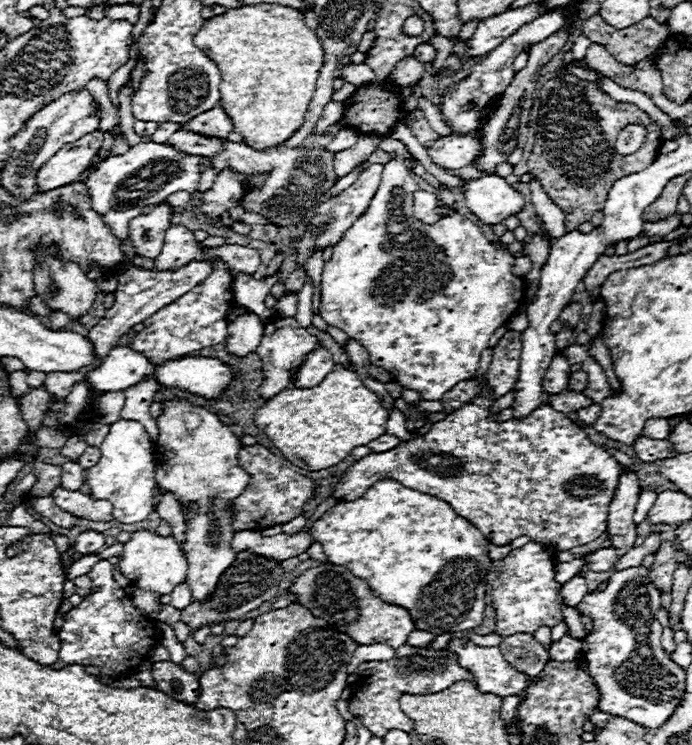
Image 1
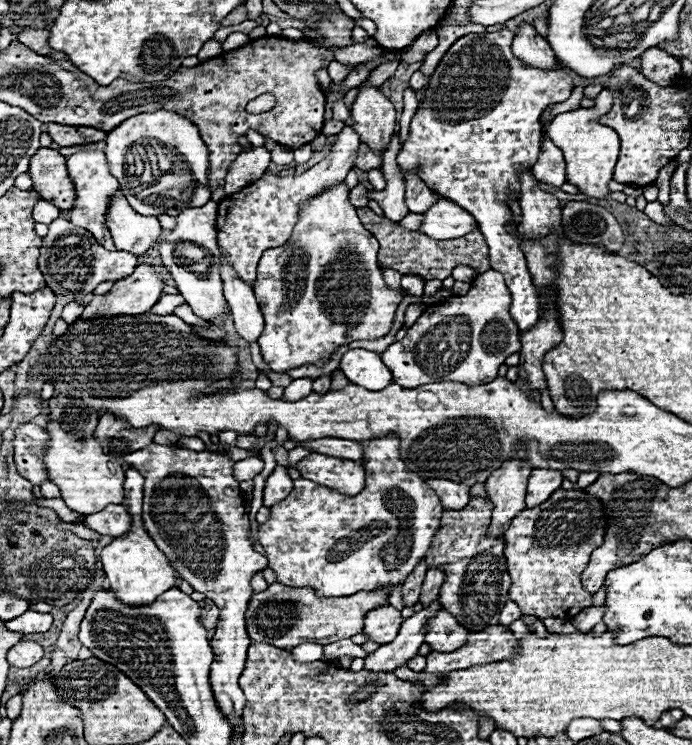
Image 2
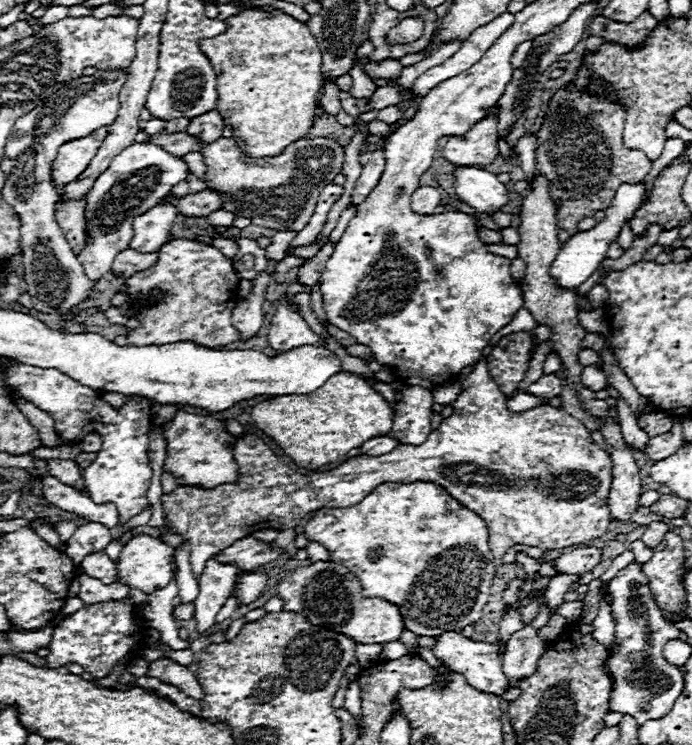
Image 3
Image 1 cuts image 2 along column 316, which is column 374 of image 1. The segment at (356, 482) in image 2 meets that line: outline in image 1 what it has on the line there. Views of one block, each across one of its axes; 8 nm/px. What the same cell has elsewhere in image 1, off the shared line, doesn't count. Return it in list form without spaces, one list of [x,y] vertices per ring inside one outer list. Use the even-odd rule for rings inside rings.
[[[484,388],[480,396],[436,422],[428,434],[400,442],[388,452],[360,458],[338,478],[336,486],[332,488],[332,496],[340,502],[352,502],[360,498],[374,482],[390,478],[446,500],[460,516],[474,520],[474,524],[482,528],[482,534],[496,546],[506,546],[518,536],[528,536],[540,544],[552,544],[556,552],[560,552],[588,544],[602,536],[608,530],[606,512],[620,478],[618,462],[606,450],[592,444],[586,432],[574,424],[574,420],[548,404],[536,408],[524,420],[498,422],[498,414],[490,414],[490,406],[494,402],[494,390]]]

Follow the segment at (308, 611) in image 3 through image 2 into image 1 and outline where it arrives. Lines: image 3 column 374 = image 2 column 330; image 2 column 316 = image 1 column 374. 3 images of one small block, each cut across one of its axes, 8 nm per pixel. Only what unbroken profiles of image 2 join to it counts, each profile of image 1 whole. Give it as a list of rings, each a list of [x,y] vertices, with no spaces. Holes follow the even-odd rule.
[[[332,562],[302,572],[288,588],[288,592],[298,596],[296,604],[306,606],[316,618],[326,620],[334,630],[352,636],[358,644],[384,642],[388,646],[398,648],[406,644],[408,634],[414,630],[414,622],[404,608],[380,600],[370,592],[366,580],[356,578],[350,570]]]

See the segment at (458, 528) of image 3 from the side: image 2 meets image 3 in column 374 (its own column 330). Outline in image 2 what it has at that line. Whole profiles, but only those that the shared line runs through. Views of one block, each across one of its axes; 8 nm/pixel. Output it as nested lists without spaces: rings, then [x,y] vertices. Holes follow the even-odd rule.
[[[392,432],[362,440],[360,446],[364,450],[364,470],[368,472],[366,486],[360,494],[345,496],[312,480],[298,478],[294,480],[292,492],[270,508],[270,520],[260,524],[258,542],[266,552],[268,568],[274,570],[280,584],[310,586],[316,590],[316,596],[352,596],[378,588],[388,588],[392,592],[430,550],[434,534],[440,528],[442,504],[436,492],[432,492],[416,472],[406,470],[400,458],[400,438]]]

